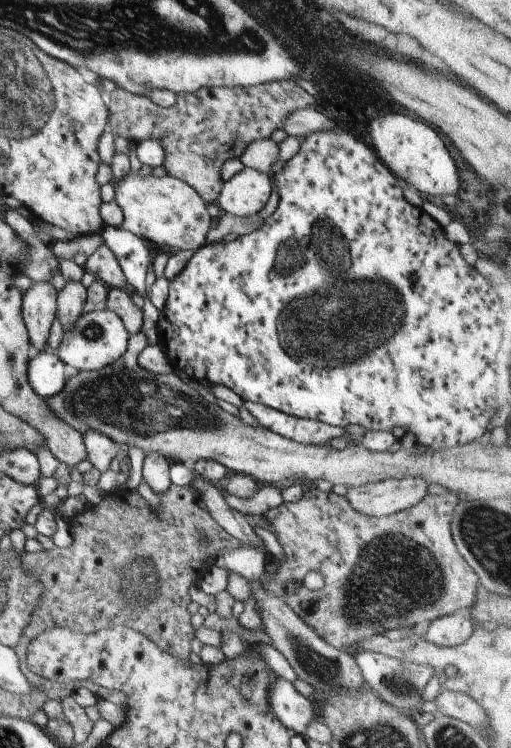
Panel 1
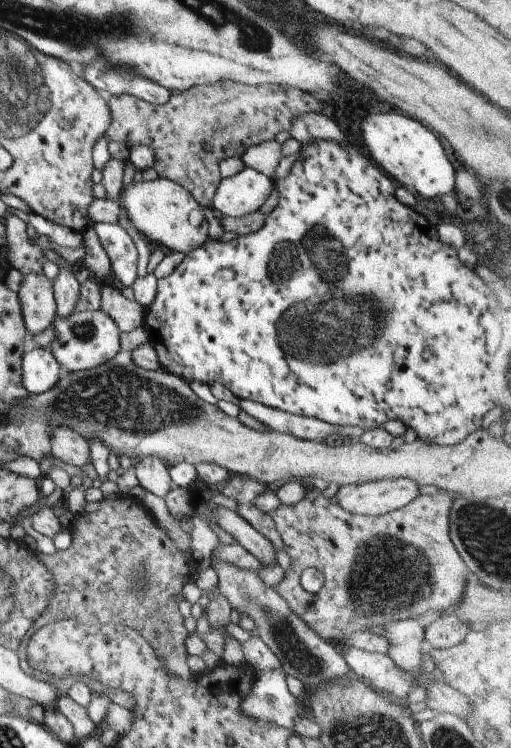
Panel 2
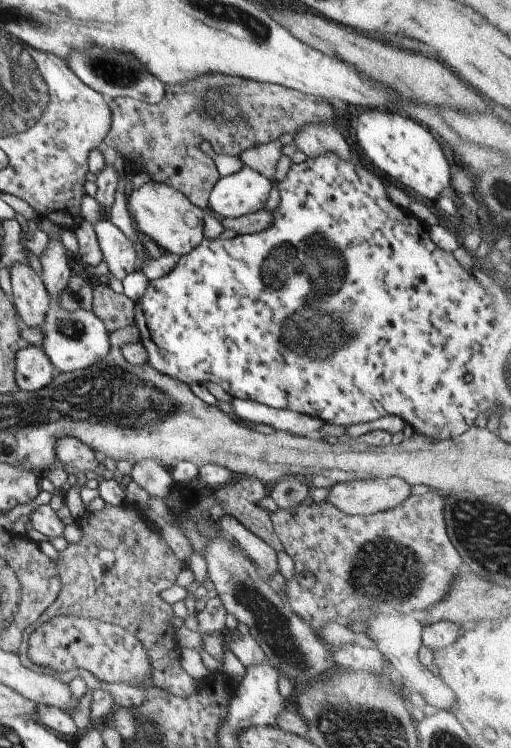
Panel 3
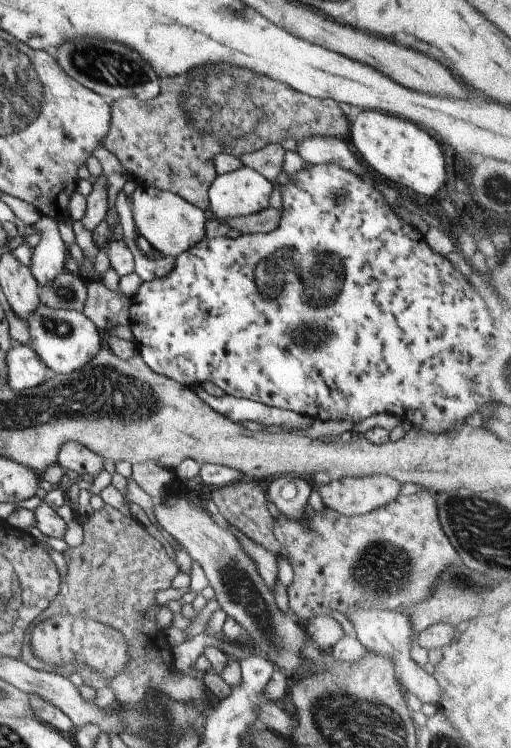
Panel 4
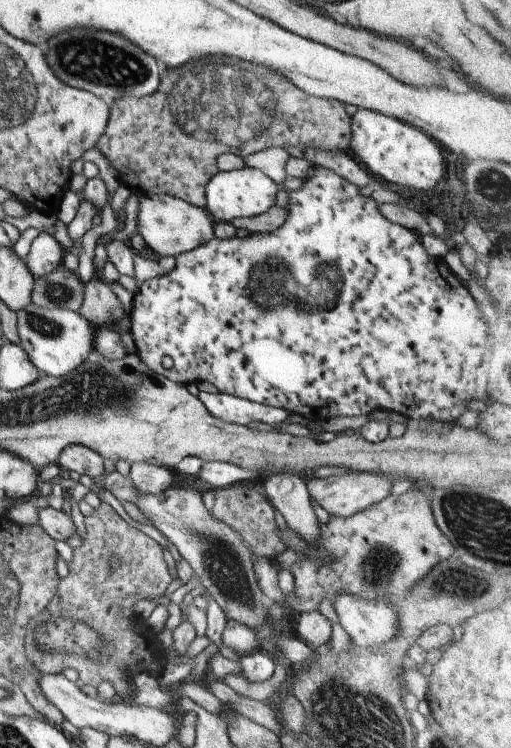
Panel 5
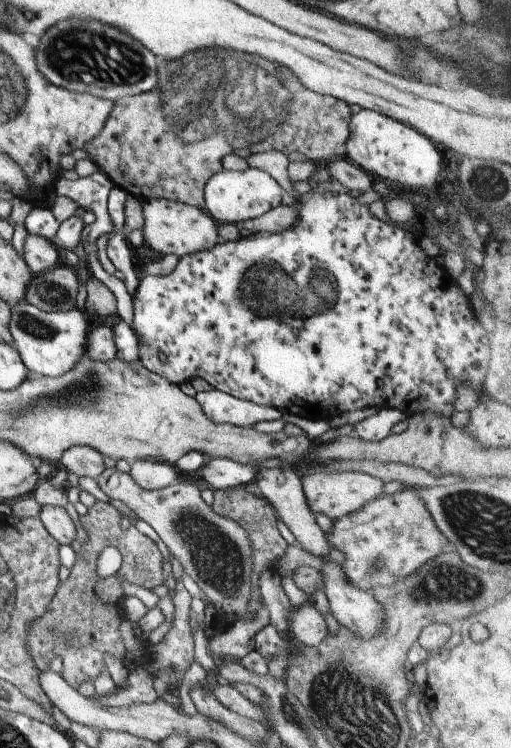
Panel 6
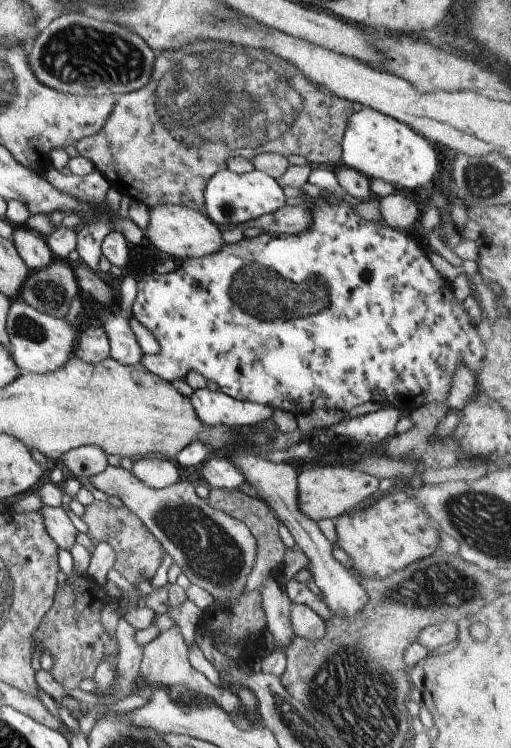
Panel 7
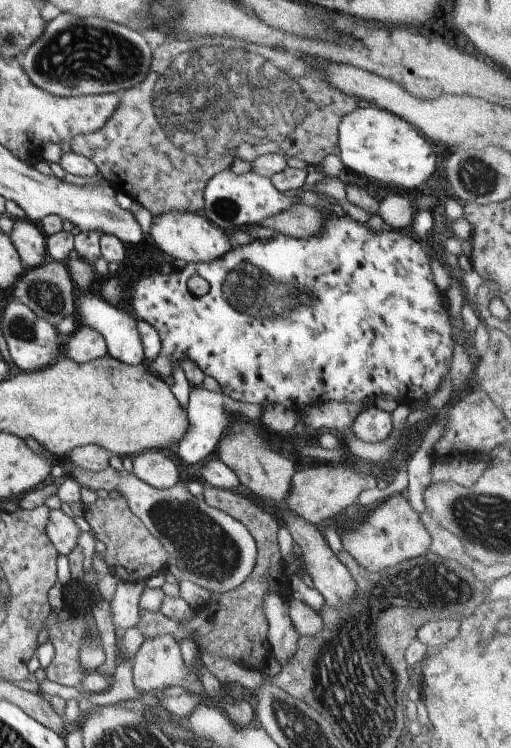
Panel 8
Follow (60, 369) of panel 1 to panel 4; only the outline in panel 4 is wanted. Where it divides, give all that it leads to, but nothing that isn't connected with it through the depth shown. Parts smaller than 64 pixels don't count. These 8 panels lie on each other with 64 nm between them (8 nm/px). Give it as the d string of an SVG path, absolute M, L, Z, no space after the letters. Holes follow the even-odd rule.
M22 345L12 347L6 356L8 366L8 386L12 390L30 390L44 384L51 375L50 368L32 346Z

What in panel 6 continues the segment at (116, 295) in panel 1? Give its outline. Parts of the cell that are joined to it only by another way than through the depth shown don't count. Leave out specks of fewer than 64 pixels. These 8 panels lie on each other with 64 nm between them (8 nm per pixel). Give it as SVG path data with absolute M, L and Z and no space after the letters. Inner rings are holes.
M92 274L86 277L87 297L81 311L96 315L99 318L106 318L117 314L114 294Z

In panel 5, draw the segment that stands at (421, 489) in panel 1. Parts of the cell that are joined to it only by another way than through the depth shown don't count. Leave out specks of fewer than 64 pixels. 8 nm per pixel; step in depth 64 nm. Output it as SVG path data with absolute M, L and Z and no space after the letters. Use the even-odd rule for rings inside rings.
M348 472L343 475L332 475L327 479L317 479L314 476L306 477L311 500L316 500L330 515L346 518L366 510L368 506L377 505L392 495L394 480L379 473Z

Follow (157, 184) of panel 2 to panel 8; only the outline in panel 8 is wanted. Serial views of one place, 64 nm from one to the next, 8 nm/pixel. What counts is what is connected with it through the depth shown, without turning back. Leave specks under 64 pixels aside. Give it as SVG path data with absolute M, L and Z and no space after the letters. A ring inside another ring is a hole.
M170 210L164 214L158 214L152 218L150 236L163 252L176 260L184 262L210 262L216 258L222 258L232 248L228 233L212 224L204 214L194 212L178 212Z

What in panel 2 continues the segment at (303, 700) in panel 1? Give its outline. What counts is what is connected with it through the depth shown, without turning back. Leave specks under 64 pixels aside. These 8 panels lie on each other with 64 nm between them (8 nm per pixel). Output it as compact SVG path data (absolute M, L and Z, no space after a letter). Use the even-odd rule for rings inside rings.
M255 670L250 694L240 702L246 718L258 718L294 731L294 722L306 712L302 702L288 690L286 675L278 670Z

